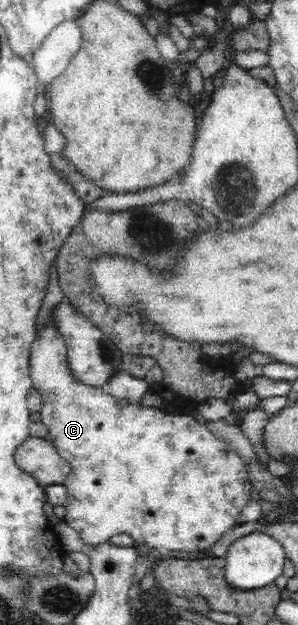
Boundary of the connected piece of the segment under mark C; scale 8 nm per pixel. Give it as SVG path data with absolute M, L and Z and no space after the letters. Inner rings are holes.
M52 322L48 324L48 327L44 329L44 333L40 333L37 335L36 341L32 344L30 357L29 357L29 370L30 370L30 379L32 382L32 388L36 389L38 393L42 396L42 407L40 411L40 418L41 422L46 426L48 430L48 438L50 439L54 448L56 448L56 452L58 455L66 460L70 465L70 474L66 481L63 483L66 486L67 494L68 494L68 501L65 503L66 508L66 515L64 521L77 532L80 536L80 539L86 545L100 545L101 543L108 542L108 539L116 534L126 533L135 545L143 544L148 547L148 549L166 549L166 551L186 551L186 553L200 553L201 551L207 551L210 549L217 541L222 539L224 533L226 533L231 527L234 527L238 522L236 519L240 516L242 509L244 506L252 499L250 494L252 493L253 487L248 479L247 467L244 466L244 462L242 458L239 456L239 453L236 453L227 443L224 443L222 440L217 438L215 434L213 434L205 425L201 425L196 419L192 418L192 416L188 416L186 414L178 414L178 415L170 415L163 413L160 409L155 408L154 406L140 406L138 402L135 403L127 403L123 404L123 402L118 401L116 397L108 392L105 386L94 386L94 385L87 385L83 381L78 381L71 372L68 356L67 356L67 345L64 342L64 339L61 337L60 333L57 333L56 327L53 325Z

